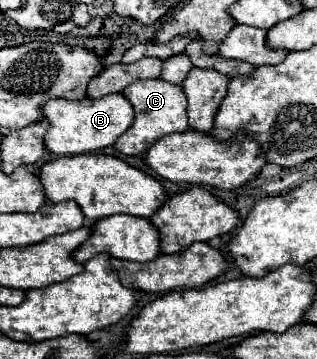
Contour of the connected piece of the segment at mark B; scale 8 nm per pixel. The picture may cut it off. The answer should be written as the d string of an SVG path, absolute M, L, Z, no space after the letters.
M122 93L82 101L52 99L44 105L44 119L50 123L46 133L46 149L56 155L80 155L114 145L116 139L132 125L134 109Z

